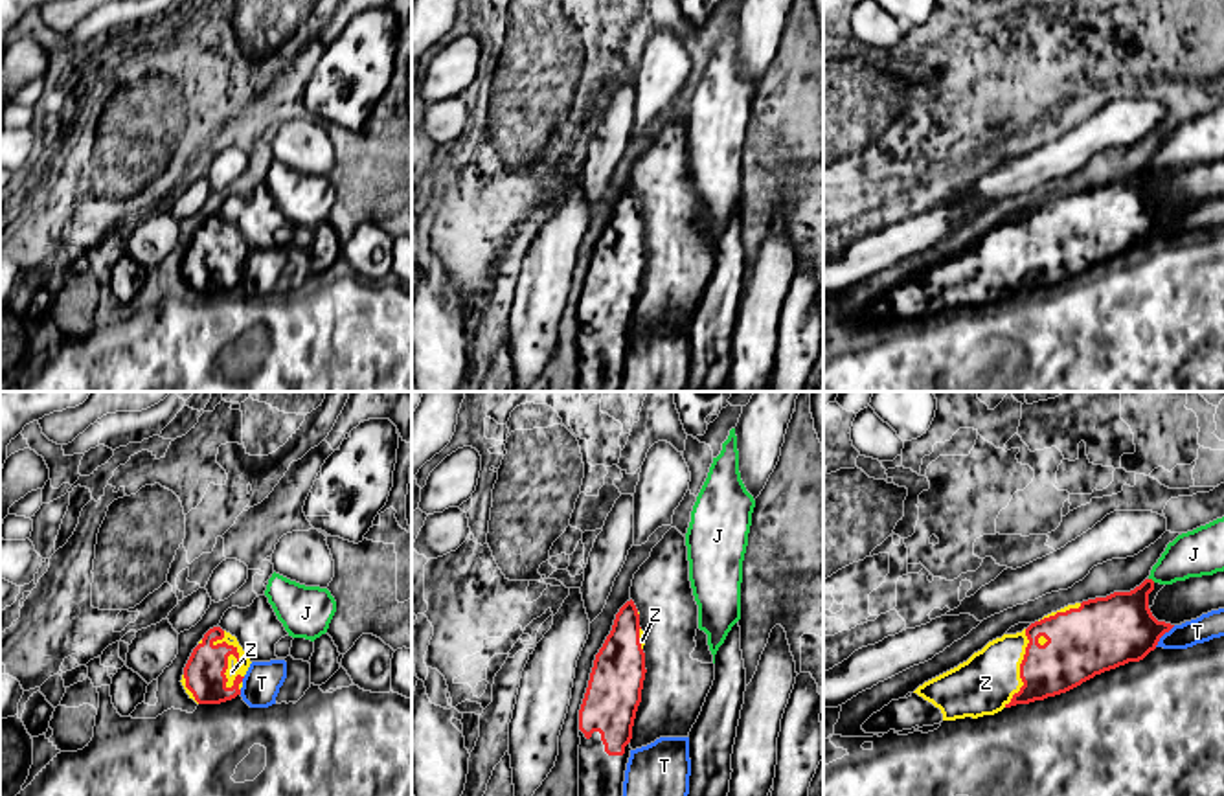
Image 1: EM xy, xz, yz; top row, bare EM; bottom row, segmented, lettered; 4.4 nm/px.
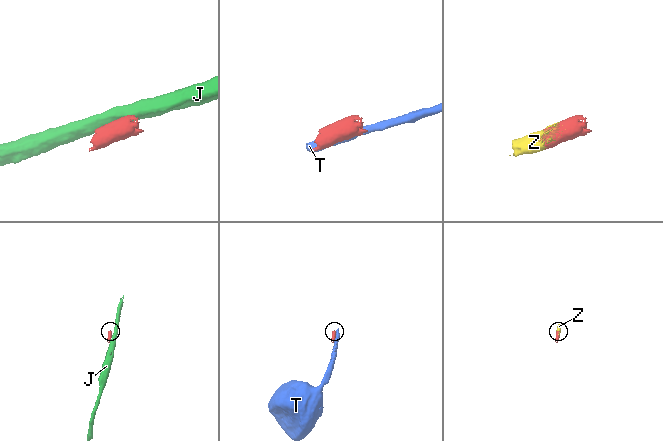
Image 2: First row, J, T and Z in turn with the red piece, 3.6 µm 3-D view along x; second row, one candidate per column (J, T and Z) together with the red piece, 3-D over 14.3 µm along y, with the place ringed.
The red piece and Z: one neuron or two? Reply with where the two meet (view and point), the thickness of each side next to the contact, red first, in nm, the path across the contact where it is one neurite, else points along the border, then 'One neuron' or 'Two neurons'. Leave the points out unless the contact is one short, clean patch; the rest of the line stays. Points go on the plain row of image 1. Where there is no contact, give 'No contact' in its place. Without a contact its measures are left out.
Touches red at xy (230, 241). Thickness 180 nm (red) against 60 nm. One neuron

